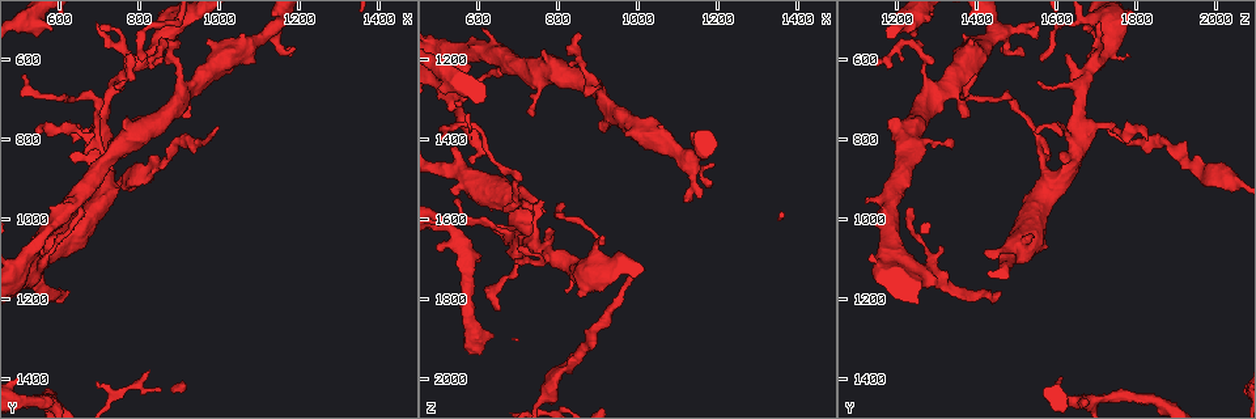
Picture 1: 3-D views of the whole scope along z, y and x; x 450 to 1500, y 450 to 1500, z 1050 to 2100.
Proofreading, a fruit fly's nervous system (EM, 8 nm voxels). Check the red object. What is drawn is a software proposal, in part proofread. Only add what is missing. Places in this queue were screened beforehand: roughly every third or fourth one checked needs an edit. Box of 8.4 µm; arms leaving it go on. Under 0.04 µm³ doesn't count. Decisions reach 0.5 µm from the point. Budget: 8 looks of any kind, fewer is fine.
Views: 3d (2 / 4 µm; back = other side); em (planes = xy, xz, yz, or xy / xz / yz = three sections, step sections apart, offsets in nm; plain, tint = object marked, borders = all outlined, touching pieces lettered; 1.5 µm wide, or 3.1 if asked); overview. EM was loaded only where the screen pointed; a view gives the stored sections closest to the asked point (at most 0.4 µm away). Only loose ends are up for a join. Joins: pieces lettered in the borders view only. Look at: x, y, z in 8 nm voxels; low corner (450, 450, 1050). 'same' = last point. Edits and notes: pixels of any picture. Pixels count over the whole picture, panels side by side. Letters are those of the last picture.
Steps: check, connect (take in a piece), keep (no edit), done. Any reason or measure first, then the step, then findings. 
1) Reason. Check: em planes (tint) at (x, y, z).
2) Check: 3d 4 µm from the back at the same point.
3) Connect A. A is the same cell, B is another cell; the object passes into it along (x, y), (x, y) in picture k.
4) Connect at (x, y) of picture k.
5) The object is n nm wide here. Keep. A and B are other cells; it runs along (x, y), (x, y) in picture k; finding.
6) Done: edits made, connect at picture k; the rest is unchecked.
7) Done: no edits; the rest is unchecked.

An open end. Check: 3d 2 µm at (930, 740, 1370).

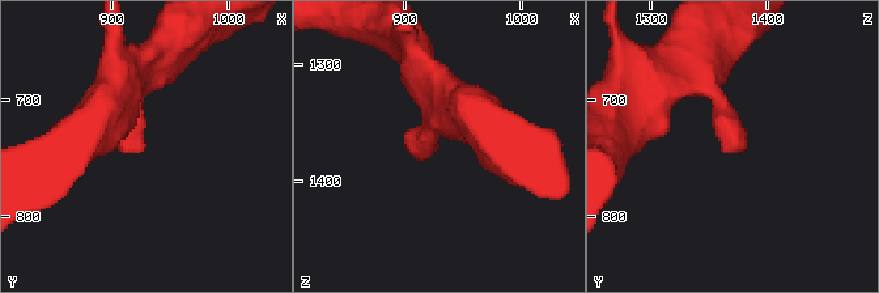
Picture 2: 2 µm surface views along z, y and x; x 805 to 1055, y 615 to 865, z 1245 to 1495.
Now the EM. Check: em planes (borders) at (928, 744, 1372).

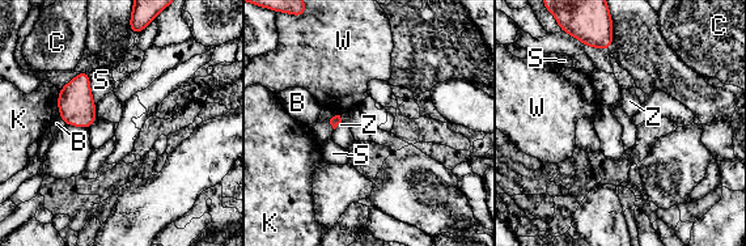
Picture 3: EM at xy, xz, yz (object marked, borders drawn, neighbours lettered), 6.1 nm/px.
Keep. B, C, K, S, W and Z are other cells; a border runs along (340, 122), (334, 130) in picture 3; none of them fits.

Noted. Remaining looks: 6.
Free end. Check: em planes (tint) at (765, 835, 1585).

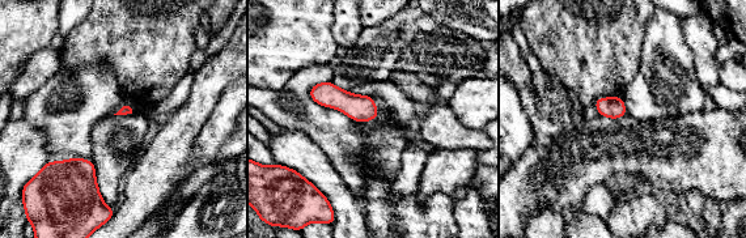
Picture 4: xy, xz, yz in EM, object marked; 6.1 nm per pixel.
Check: em planes (borders) at the same point.

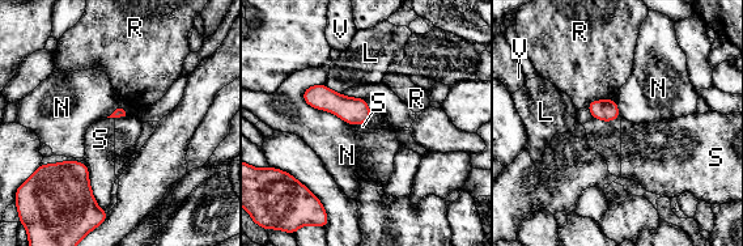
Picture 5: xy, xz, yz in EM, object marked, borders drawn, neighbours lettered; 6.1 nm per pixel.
Keep. L, N, R, S and V are other cells; a border runs along (614, 98), (591, 100), (585, 106) in picture 5; no lettered piece goes on from it.

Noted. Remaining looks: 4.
Stops while still wide. Check: em planes (tint) at (535, 1085, 1420).

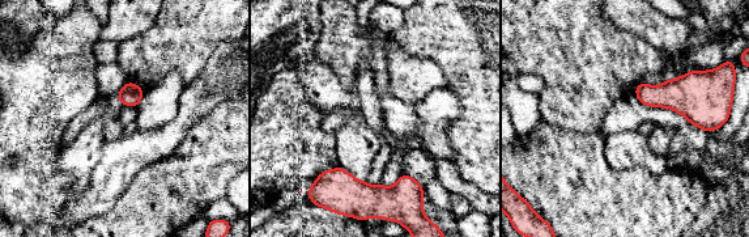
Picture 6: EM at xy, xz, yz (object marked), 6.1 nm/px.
Check: em planes (borders) at the same point.

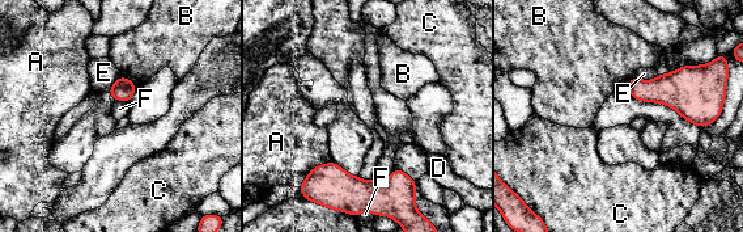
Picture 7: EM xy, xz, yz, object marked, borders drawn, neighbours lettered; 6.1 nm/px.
Keep. A, B, C, D, E and F are other cells; a border runs along (110, 95), (128, 102) in picture 7; none of them fits.

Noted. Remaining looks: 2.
Done: no edits; the rest is unchecked.

